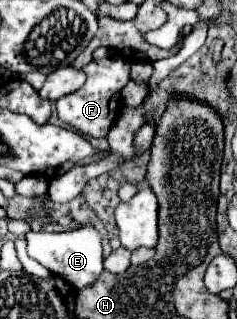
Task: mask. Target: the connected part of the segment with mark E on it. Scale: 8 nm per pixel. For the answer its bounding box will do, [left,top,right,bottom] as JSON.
[26,225,104,289]

